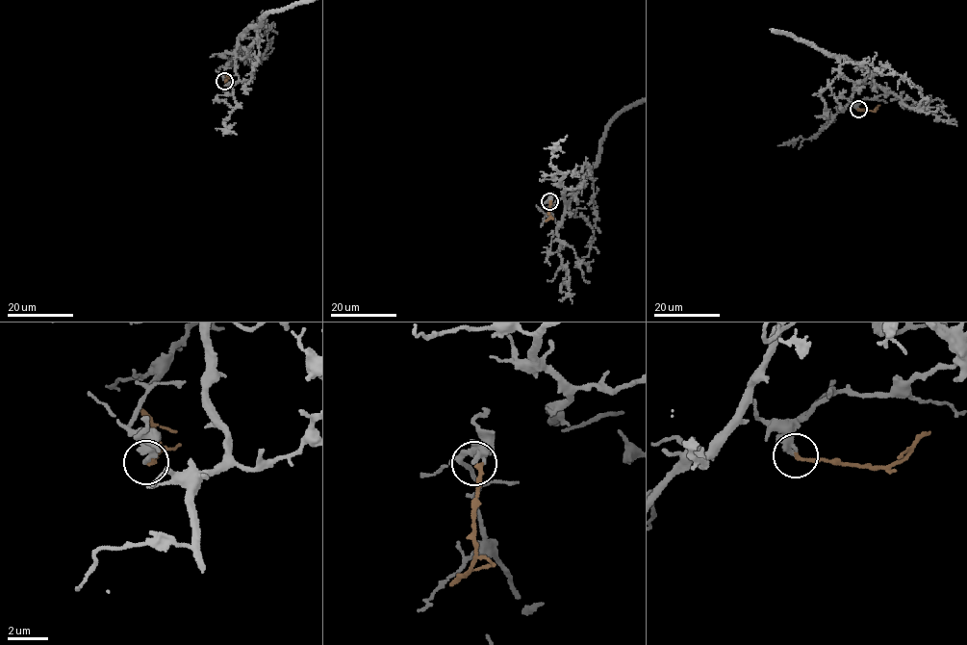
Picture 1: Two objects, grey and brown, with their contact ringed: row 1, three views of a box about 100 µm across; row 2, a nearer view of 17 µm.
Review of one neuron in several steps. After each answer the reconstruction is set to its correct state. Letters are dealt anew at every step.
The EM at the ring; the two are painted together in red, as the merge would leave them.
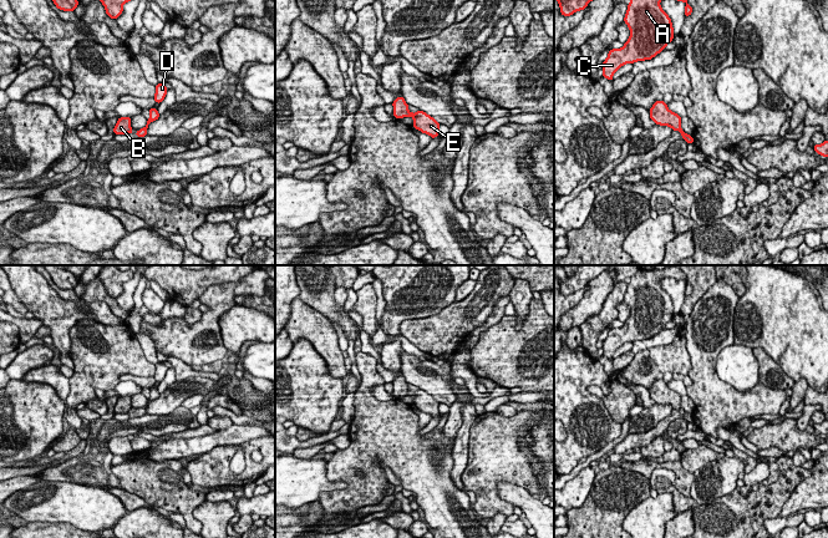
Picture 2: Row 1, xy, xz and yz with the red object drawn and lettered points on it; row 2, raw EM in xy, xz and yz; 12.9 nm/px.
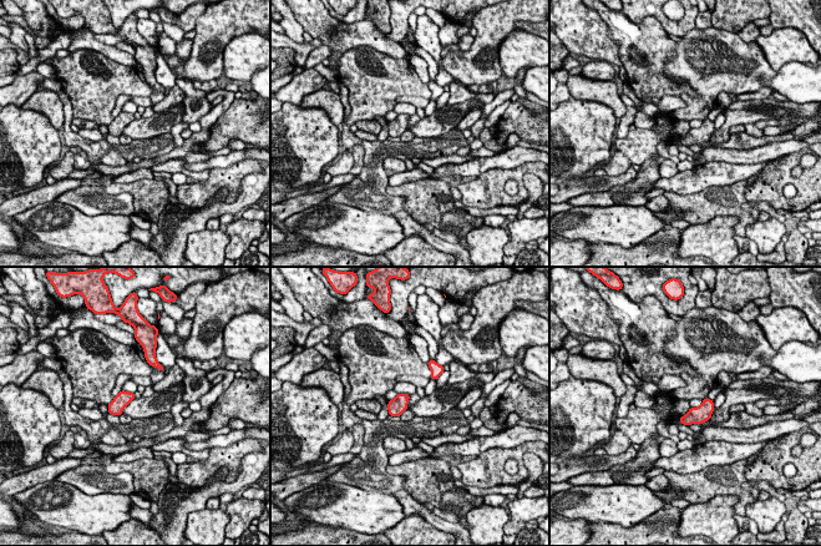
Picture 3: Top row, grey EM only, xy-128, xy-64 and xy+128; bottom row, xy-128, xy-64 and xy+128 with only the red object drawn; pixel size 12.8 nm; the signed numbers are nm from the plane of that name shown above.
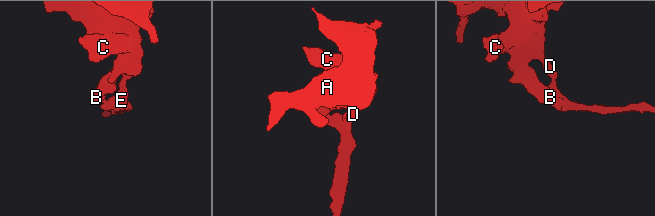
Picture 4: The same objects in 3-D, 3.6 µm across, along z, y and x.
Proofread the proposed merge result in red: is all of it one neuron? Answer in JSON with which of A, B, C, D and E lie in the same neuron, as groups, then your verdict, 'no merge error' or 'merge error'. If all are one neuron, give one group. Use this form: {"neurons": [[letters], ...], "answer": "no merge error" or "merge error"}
{"neurons": [["A", "B", "C", "D"], ["E"]], "answer": "merge error"}

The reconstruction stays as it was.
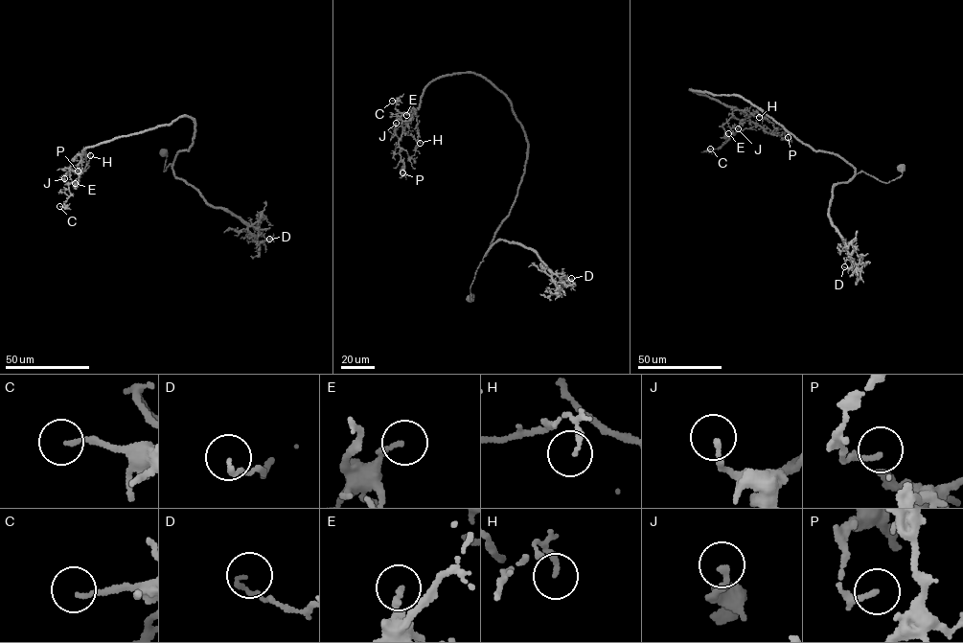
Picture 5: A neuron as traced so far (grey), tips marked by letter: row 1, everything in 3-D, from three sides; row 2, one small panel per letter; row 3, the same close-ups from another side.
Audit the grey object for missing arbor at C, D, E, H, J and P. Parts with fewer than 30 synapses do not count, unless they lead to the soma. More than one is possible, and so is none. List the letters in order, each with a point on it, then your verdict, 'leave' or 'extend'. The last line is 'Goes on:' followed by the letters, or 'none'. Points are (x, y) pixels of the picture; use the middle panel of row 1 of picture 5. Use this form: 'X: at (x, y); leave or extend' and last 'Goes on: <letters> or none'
C: at (392, 101); leave
D: at (571, 278); leave
E: at (406, 115); leave
H: at (420, 143); leave
J: at (396, 123); leave
P: at (402, 172); leave
Goes on: none

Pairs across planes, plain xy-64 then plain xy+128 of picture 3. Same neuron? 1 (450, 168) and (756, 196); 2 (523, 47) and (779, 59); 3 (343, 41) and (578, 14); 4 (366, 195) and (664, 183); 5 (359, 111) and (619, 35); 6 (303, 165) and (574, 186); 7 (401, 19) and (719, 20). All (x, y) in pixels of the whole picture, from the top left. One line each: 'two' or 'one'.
1: two
2: one
3: one
4: two
5: one
6: two
7: one

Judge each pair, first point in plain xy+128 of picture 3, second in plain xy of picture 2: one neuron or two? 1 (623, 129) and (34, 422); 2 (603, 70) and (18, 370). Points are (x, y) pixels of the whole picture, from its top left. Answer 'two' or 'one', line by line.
1: two
2: one

